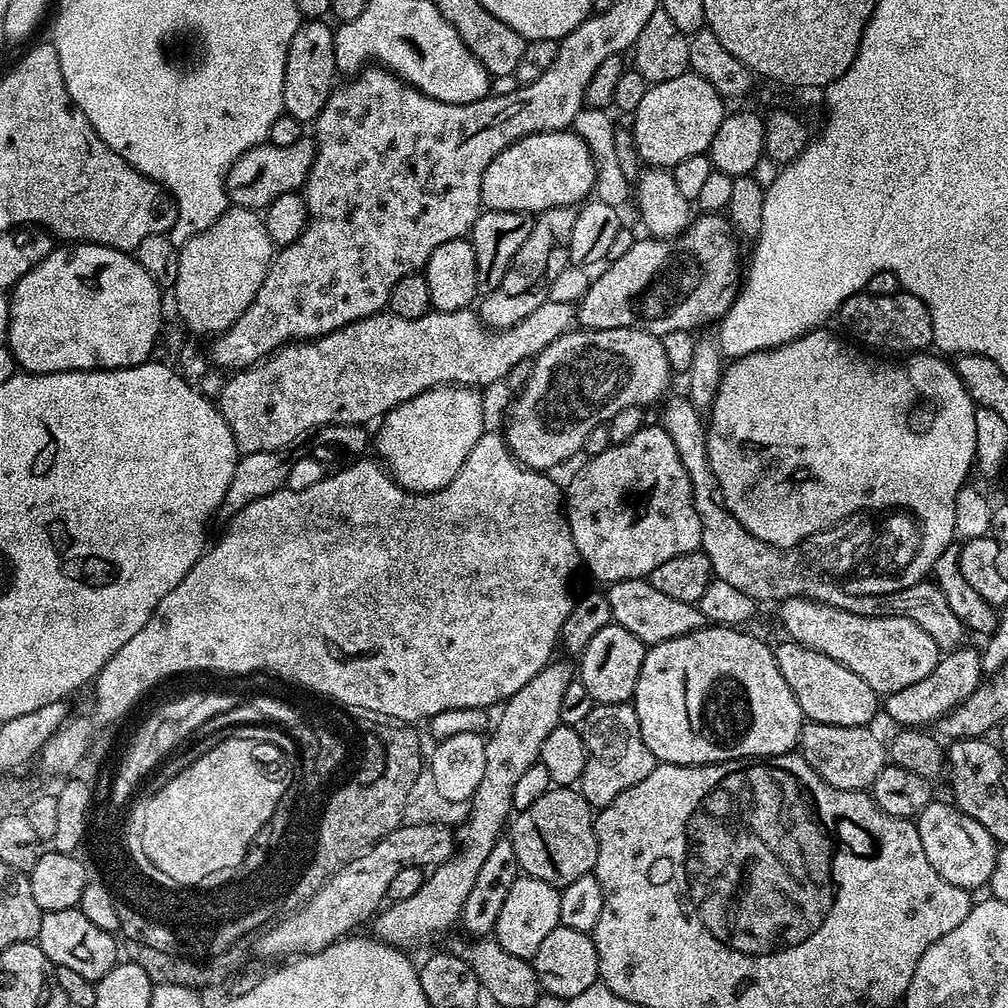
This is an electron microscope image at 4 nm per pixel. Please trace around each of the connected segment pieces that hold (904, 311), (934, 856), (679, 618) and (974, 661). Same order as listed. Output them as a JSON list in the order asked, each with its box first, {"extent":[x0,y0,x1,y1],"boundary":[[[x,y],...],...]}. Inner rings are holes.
[{"extent":[838,290,933,354],"boundary":[[[866,290],[851,295],[840,307],[838,320],[868,348],[874,346],[898,350],[900,354],[914,354],[933,345],[933,320],[925,303],[917,295],[903,290],[890,295],[872,296]]]},{"extent":[915,798,998,888],"boundary":[[[940,798],[933,799],[915,817],[918,838],[922,838],[922,846],[926,850],[926,858],[930,858],[930,866],[959,888],[983,888],[991,881],[994,862],[998,851],[998,842],[974,818],[966,815],[955,803],[943,804]]]},{"extent":[606,578,705,646],"boundary":[[[647,578],[643,580],[623,580],[617,584],[609,584],[606,595],[610,602],[610,614],[618,626],[630,630],[645,646],[661,644],[670,638],[682,638],[691,632],[705,627],[704,616],[690,602],[678,602],[666,594],[654,590]]]},{"extent":[882,646,982,729],"boundary":[[[961,646],[945,651],[941,655],[938,666],[922,678],[922,682],[913,682],[911,686],[905,686],[897,692],[887,693],[885,702],[882,704],[882,712],[889,716],[894,723],[904,728],[923,729],[924,724],[939,721],[941,716],[953,712],[974,690],[982,683],[982,669],[980,667],[980,652],[977,649]]]}]

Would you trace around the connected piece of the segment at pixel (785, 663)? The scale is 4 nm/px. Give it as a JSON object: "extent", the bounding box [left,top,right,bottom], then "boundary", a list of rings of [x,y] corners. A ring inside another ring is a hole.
{"extent":[775,639,878,728],"boundary":[[[785,639],[784,644],[775,645],[778,670],[782,670],[782,678],[786,678],[786,686],[794,694],[801,712],[813,724],[829,724],[830,726],[854,726],[862,728],[871,725],[872,719],[878,716],[878,693],[854,670],[842,666],[842,662],[834,662],[834,658],[826,658],[818,650],[810,650],[805,644]]]}

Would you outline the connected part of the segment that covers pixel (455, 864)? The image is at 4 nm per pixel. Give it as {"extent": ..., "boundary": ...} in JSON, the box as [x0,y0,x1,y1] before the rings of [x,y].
{"extent":[370,659,574,950],"boundary":[[[564,659],[565,661],[558,660],[550,662],[545,668],[538,670],[538,674],[534,674],[534,678],[530,678],[530,682],[526,682],[526,686],[522,686],[522,690],[518,690],[518,694],[514,694],[509,700],[504,701],[502,705],[504,713],[497,720],[495,717],[494,727],[491,729],[491,732],[493,731],[492,737],[489,735],[484,741],[486,746],[486,774],[482,778],[482,782],[478,782],[478,790],[474,790],[471,798],[472,809],[469,816],[466,817],[463,824],[459,825],[458,847],[448,860],[427,873],[417,892],[412,894],[410,898],[398,900],[381,907],[370,924],[370,929],[372,928],[371,935],[375,939],[380,940],[383,944],[391,944],[393,948],[412,950],[415,944],[426,943],[431,936],[446,931],[452,923],[456,924],[461,919],[464,903],[470,895],[470,890],[474,887],[478,870],[481,869],[483,862],[489,857],[490,850],[494,849],[496,840],[502,836],[503,830],[501,829],[503,826],[505,829],[510,817],[513,815],[512,795],[514,794],[514,786],[522,779],[522,773],[525,770],[530,770],[530,766],[534,766],[539,761],[542,742],[546,742],[550,730],[554,730],[560,724],[562,694],[574,678],[574,668],[573,665],[571,668],[567,664],[567,662],[569,663],[567,659]]]}

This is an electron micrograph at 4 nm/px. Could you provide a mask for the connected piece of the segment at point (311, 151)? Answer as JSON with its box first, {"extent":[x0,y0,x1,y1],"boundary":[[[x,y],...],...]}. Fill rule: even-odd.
{"extent":[224,138,316,210],"boundary":[[[302,138],[290,146],[274,146],[265,142],[246,150],[246,154],[230,166],[224,179],[229,201],[237,208],[263,210],[274,202],[274,198],[282,198],[282,194],[300,192],[308,180],[315,153],[316,141],[312,138]]]}

